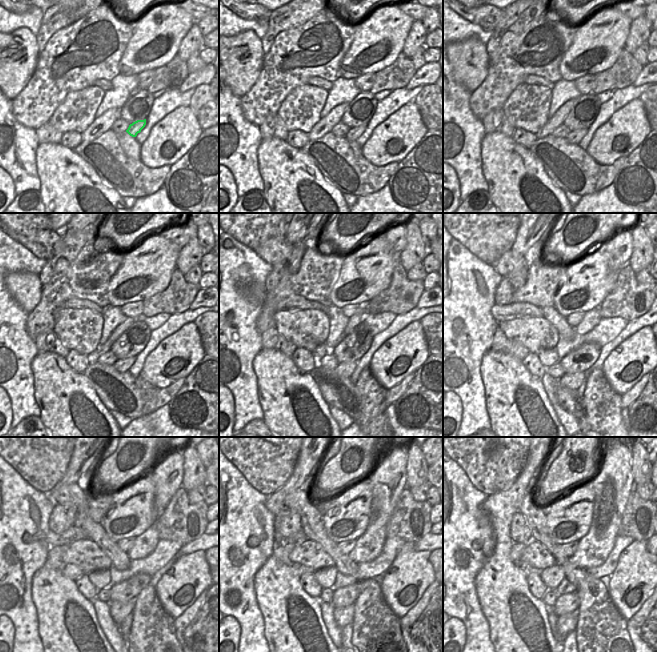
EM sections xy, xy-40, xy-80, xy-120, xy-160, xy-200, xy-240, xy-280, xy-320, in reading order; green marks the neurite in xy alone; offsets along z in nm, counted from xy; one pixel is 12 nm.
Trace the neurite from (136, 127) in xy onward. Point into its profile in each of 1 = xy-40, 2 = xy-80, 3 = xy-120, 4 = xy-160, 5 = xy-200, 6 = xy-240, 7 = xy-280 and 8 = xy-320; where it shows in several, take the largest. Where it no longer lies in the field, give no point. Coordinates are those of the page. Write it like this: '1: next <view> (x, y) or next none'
1: next xy-40 (353, 134)
2: next xy-80 (574, 137)
3: next xy-120 (123, 365)
4: next xy-160 (344, 369)
5: next xy-200 (573, 381)
6: next xy-240 (119, 611)
7: next xy-280 (343, 616)
8: next xy-320 (566, 623)

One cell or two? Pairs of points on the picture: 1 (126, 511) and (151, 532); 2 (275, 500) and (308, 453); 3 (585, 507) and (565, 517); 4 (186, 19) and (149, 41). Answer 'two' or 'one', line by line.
1: two
2: one
3: one
4: one

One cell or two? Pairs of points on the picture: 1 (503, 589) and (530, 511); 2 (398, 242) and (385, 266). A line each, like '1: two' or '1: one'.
1: two
2: two

